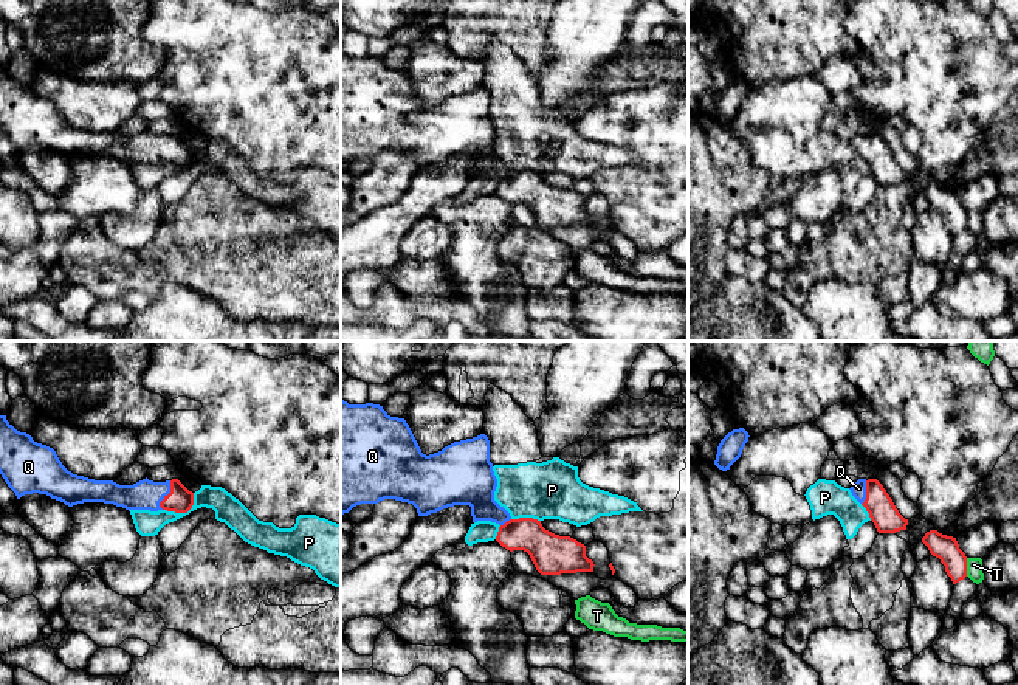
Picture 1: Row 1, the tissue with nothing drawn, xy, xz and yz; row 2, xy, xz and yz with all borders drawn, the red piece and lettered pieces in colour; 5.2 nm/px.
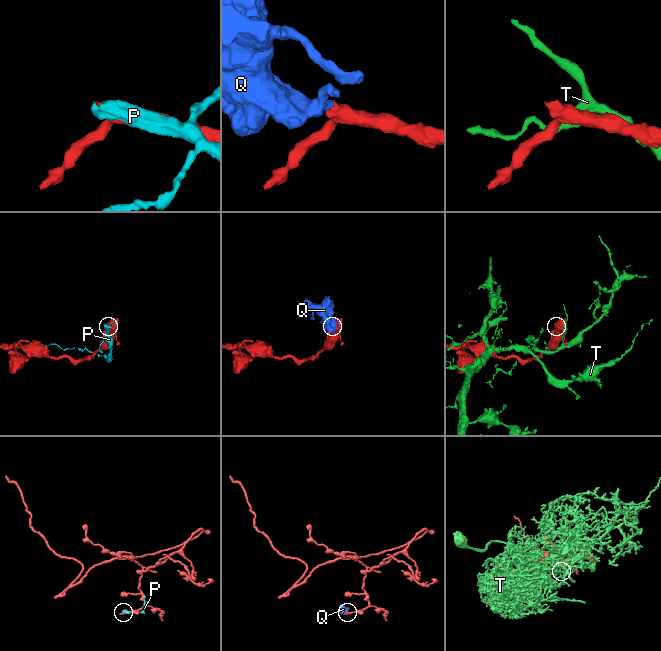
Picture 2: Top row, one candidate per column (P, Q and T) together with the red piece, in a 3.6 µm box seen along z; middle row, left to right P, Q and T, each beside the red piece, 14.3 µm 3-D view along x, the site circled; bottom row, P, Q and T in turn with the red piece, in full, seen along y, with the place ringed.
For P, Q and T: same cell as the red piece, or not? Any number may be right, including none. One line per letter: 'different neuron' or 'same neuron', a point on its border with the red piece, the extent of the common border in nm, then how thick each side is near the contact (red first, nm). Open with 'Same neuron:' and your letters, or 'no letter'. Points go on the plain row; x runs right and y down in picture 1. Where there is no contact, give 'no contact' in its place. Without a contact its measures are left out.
Same neuron: Q
P: different neuron | xy (183, 165) | 190 nm | 140/140 nm
Q: same neuron | xy (168, 148) | 160 nm | 140/160 nm
T: different neuron | yz (966, 220) | 100 nm | 130/80 nm

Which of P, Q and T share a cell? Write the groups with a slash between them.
P / Q / T

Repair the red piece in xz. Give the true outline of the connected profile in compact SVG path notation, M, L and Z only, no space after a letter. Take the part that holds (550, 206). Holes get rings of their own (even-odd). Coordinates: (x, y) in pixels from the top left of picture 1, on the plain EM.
M341 51L341 167L356 158L378 157L384 152L412 157L418 169L454 158L469 158L473 175L499 177L496 194L510 205L527 205L541 228L593 225L595 217L586 209L584 197L545 183L538 172L513 172L494 153L496 139L490 93L485 87L454 95L426 108L404 71L390 70L380 57L349 57Z

